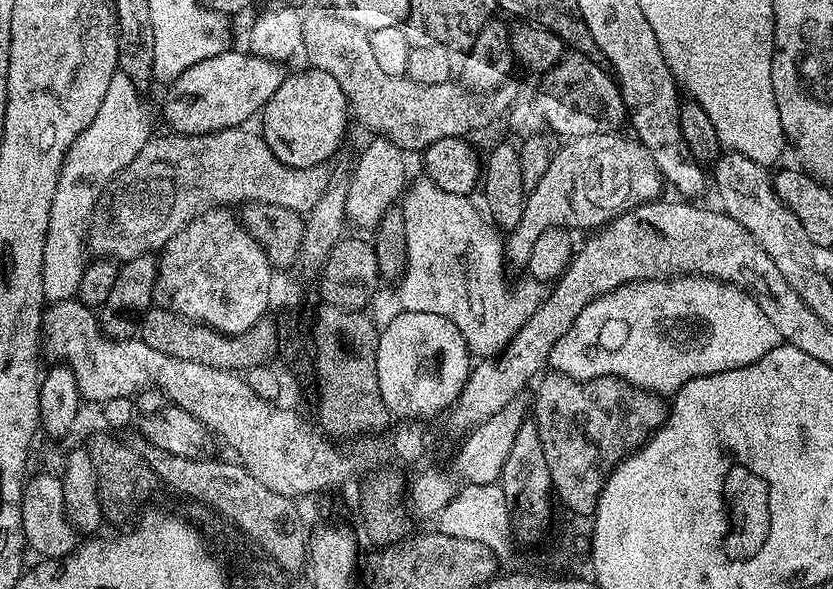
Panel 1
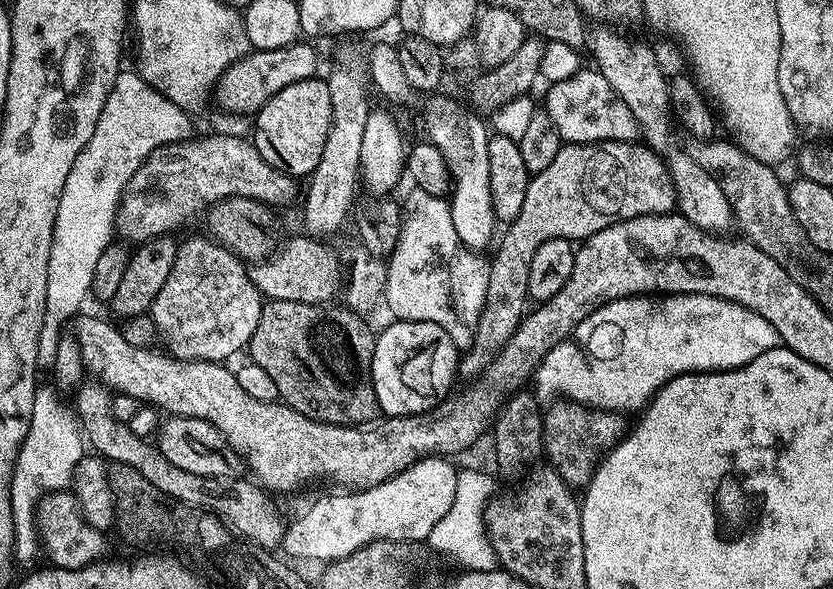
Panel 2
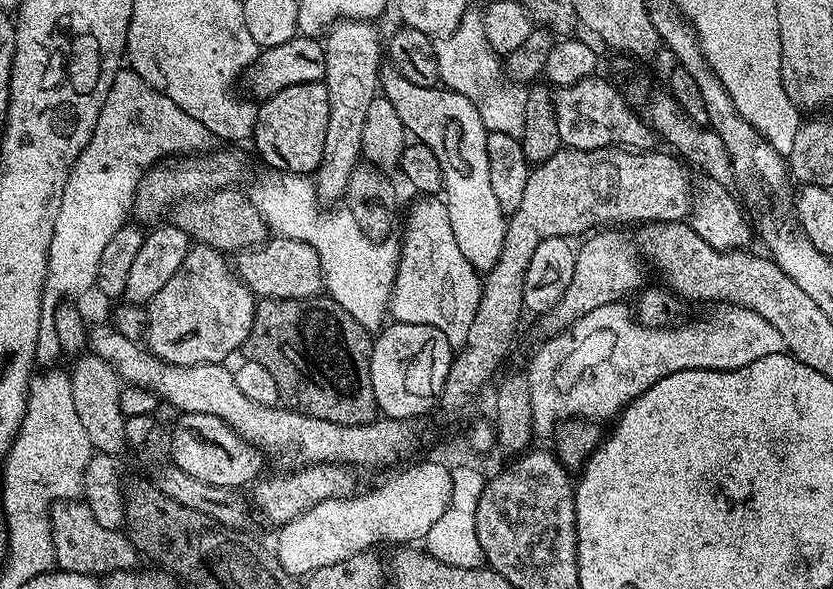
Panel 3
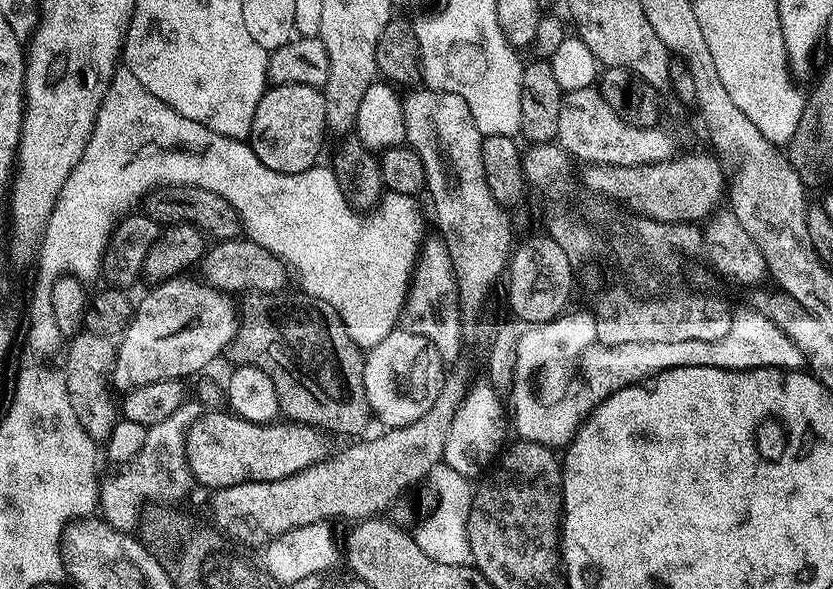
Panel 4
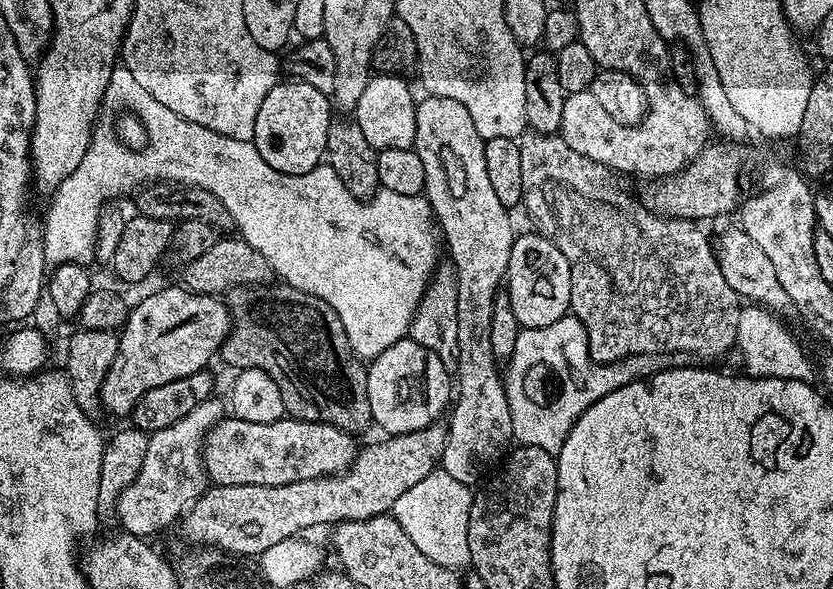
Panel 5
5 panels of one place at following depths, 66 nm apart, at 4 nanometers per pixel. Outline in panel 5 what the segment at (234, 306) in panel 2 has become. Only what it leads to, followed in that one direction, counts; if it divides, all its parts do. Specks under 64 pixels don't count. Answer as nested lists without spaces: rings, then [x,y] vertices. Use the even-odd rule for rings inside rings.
[[[177,286],[177,288],[160,288],[157,292],[152,292],[140,305],[135,305],[134,310],[128,313],[127,331],[136,332],[139,328],[144,328],[148,337],[139,344],[138,341],[121,342],[118,346],[118,354],[114,358],[111,370],[106,374],[102,382],[100,391],[100,402],[105,413],[112,416],[131,417],[140,396],[146,394],[148,390],[153,390],[156,386],[164,383],[174,382],[176,379],[184,379],[195,372],[203,372],[209,367],[212,356],[219,353],[220,345],[228,337],[228,329],[232,326],[232,318],[228,311],[228,305],[223,299],[215,295],[203,296],[201,292],[191,292],[189,288]],[[173,332],[178,339],[184,340],[184,344],[171,344],[168,340],[163,340],[163,336],[168,336]]]

